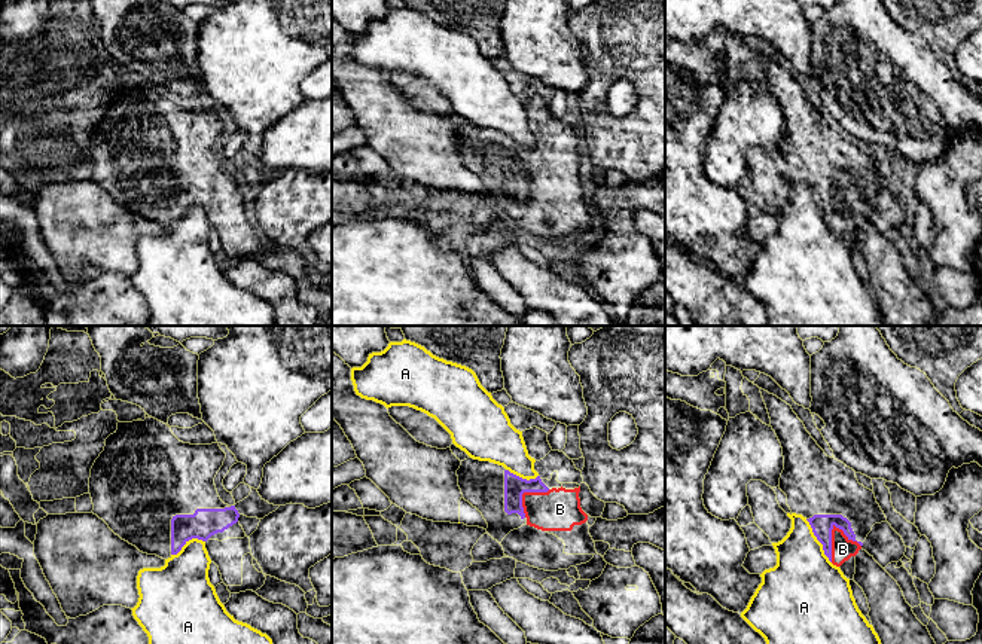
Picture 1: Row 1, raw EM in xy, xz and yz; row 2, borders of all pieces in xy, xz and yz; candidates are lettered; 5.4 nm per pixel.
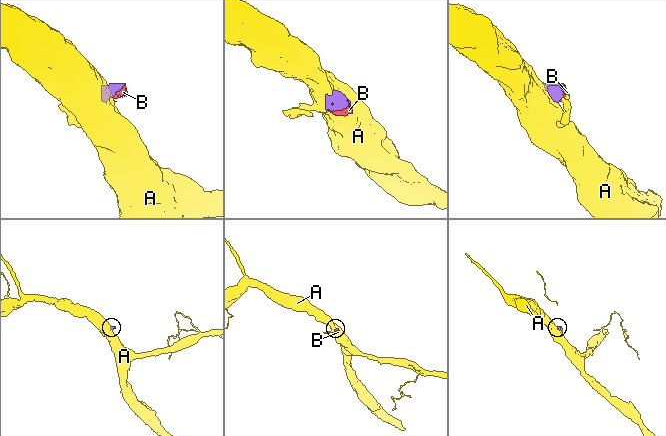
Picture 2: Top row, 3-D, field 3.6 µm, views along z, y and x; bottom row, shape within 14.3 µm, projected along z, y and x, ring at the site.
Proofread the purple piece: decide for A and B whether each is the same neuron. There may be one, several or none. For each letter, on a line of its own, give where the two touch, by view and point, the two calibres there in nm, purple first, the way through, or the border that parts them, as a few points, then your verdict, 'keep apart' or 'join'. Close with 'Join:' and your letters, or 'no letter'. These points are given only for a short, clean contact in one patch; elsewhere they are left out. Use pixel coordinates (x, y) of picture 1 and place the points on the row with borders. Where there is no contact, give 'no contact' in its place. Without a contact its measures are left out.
A: yz (819, 540) | 120/360 nm | along yz (805, 519), (830, 562) | keep apart
B: yz (847, 536) | 120/120 nm | join
Join: B

